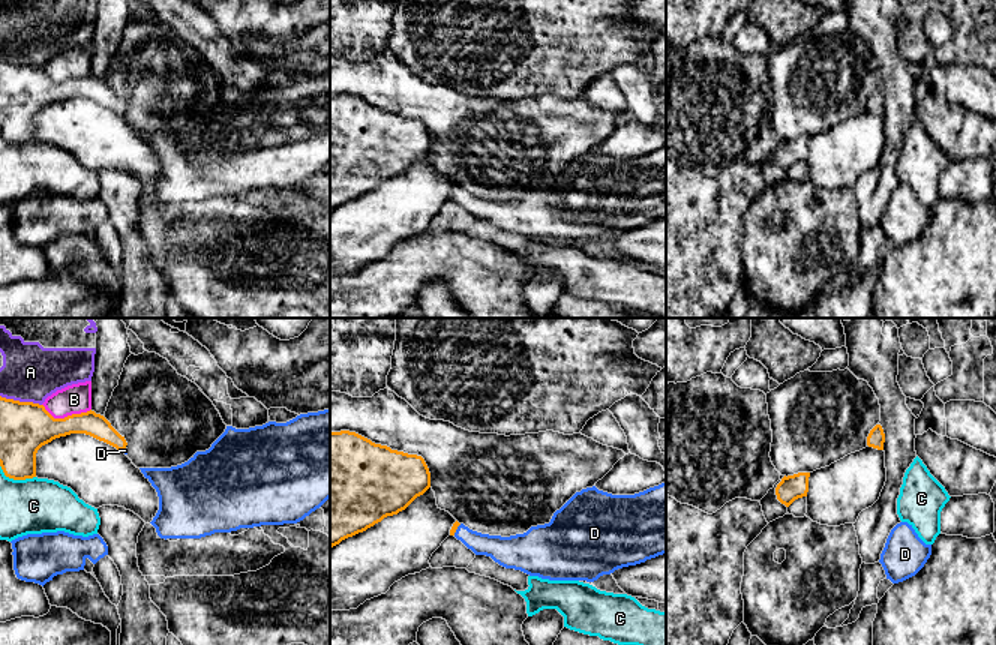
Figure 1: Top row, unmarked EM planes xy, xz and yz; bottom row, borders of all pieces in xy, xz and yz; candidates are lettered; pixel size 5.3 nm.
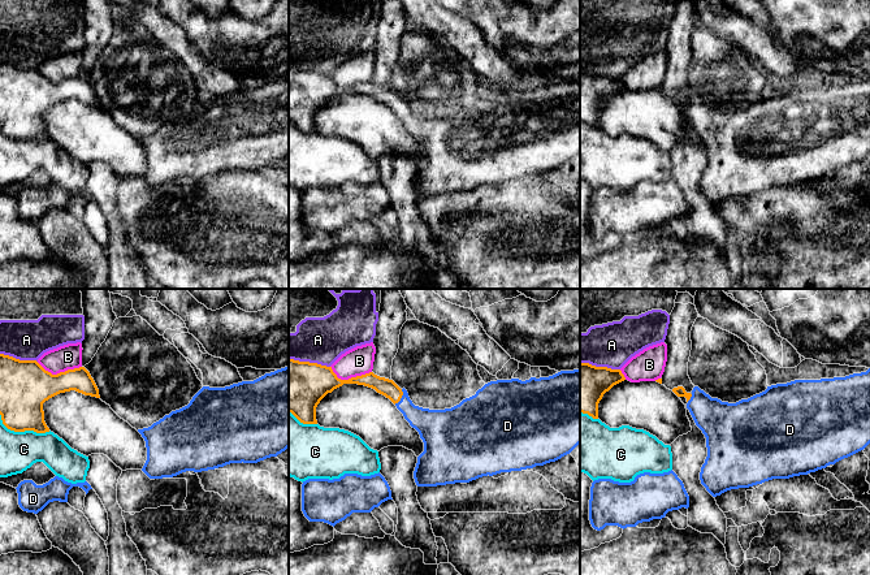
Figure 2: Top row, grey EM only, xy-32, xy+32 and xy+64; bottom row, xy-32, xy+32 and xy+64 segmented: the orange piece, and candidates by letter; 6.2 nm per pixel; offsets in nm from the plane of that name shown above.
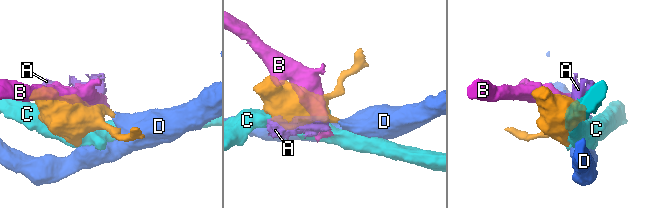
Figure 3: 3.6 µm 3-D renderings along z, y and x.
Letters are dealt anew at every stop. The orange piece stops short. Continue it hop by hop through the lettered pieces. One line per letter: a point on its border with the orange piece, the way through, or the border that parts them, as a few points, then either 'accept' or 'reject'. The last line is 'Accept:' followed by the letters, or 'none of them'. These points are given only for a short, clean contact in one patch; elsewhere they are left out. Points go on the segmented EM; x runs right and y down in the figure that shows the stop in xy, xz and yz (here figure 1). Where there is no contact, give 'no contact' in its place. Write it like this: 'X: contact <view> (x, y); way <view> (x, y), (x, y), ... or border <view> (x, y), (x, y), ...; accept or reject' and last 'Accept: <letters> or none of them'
A: contact xy (21, 402); reject
B: contact xy (66, 417); reject
C: contact xy (15, 479); reject
D: contact xz (456, 528); way xz (456, 524), (456, 528), (479, 543), (498, 548); accept
Accept: D

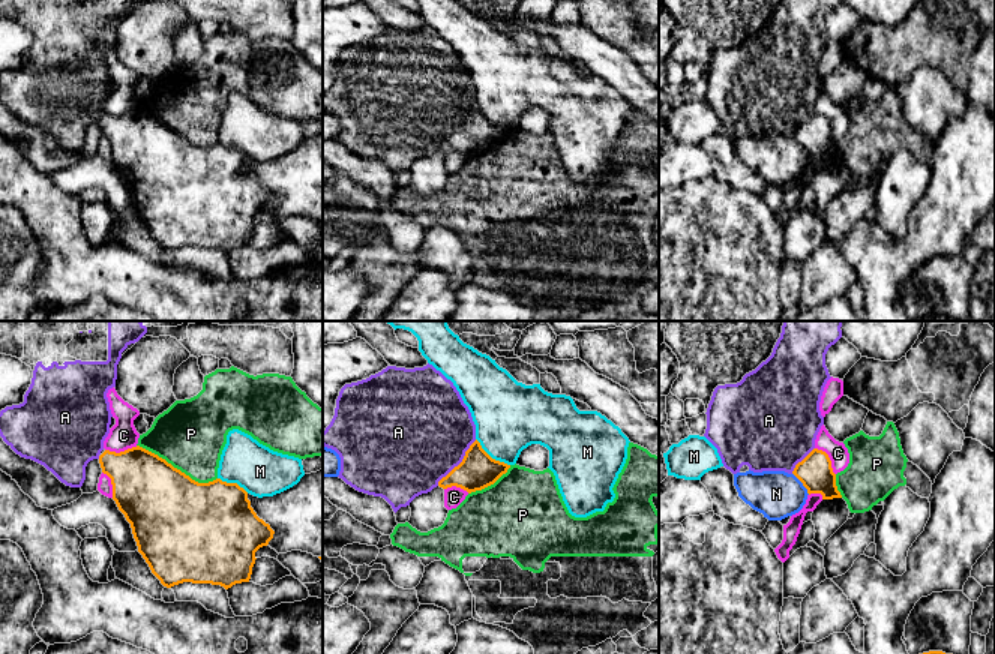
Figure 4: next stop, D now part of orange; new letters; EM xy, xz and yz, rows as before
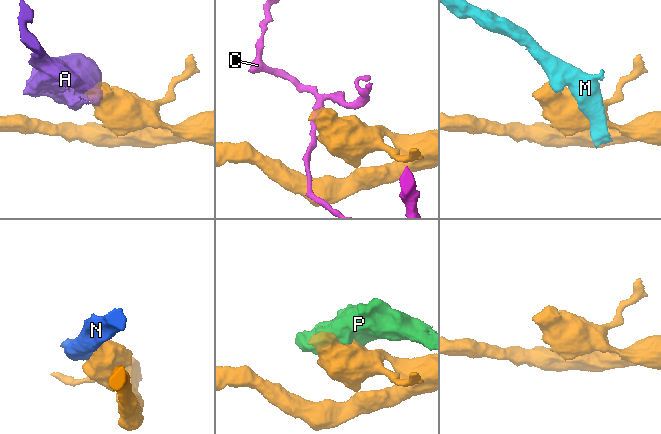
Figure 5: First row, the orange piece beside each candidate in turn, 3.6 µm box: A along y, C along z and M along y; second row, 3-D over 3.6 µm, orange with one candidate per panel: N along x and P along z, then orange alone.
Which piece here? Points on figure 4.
A: contact xz (459, 464); border xz (476, 440), (464, 458), (437, 485); reject
C: contact yz (829, 459); reject
M: contact xz (489, 456); reject
N: contact yz (802, 482); reject
P: contact xy (176, 468); reject
Accept: none of them

